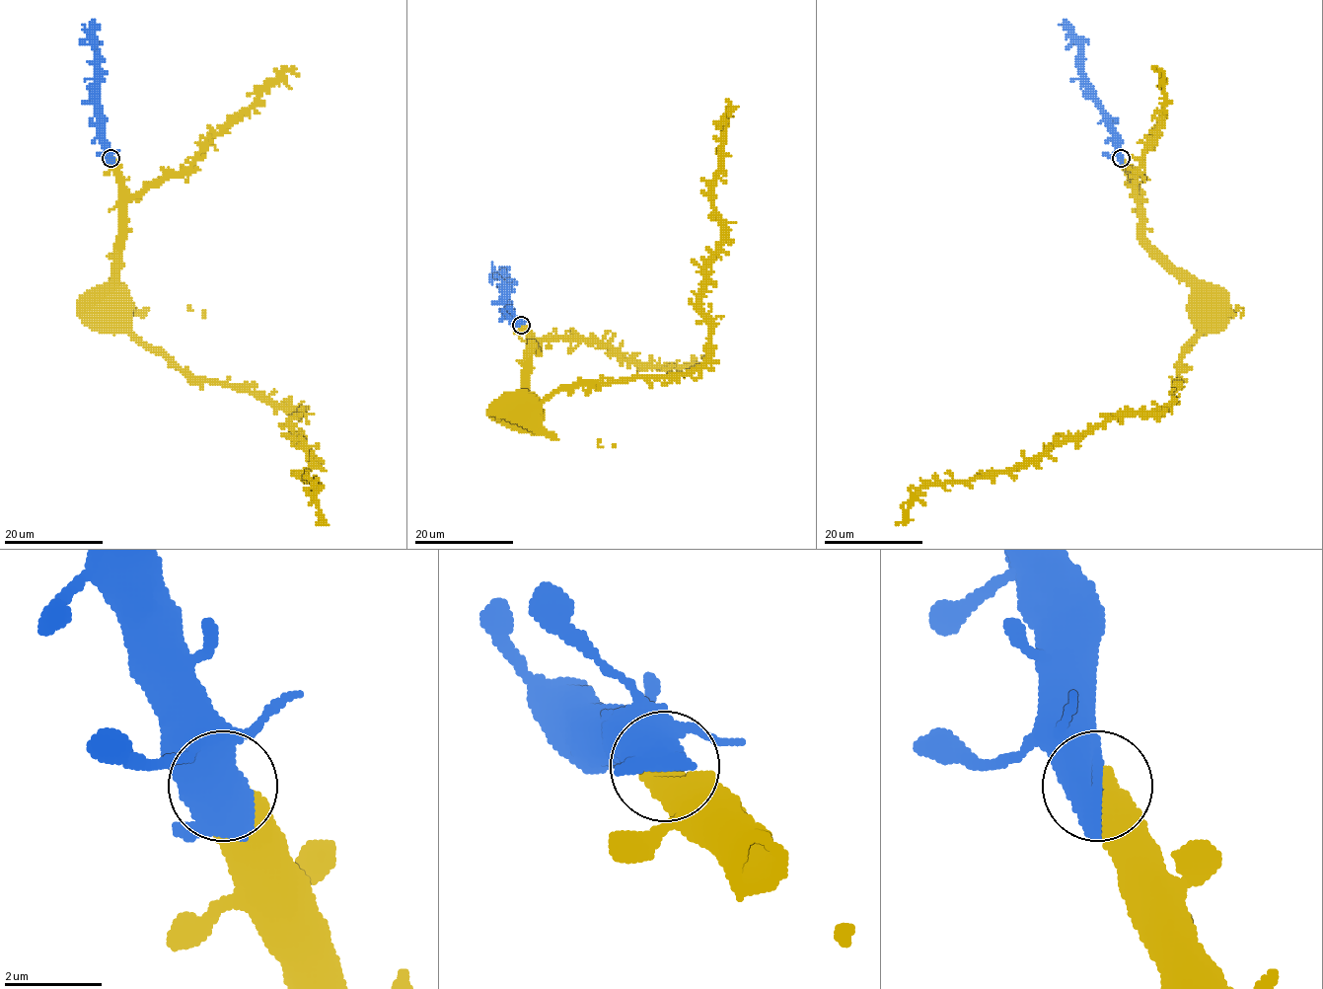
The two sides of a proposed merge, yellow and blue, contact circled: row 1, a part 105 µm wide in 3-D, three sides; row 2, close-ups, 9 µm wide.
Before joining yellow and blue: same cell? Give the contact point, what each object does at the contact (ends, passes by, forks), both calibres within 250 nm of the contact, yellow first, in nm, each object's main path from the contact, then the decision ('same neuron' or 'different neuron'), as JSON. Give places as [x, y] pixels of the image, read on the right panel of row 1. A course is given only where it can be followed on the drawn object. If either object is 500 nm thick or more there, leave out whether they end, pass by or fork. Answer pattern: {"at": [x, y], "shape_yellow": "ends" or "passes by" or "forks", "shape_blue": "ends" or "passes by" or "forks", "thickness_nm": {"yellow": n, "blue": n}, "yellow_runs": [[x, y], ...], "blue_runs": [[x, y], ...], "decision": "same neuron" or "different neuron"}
{"at": [1121, 158], "thickness_nm": {"yellow": 650, "blue": 600}, "yellow_runs": [[1122, 158], [1125, 172], [1136, 190], [1141, 236], [1192, 287], [1192, 310]], "blue_runs": [[1121, 158], [1113, 139], [1111, 117], [1088, 88], [1082, 67], [1082, 44], [1067, 28], [1059, 24]], "decision": "same neuron"}

